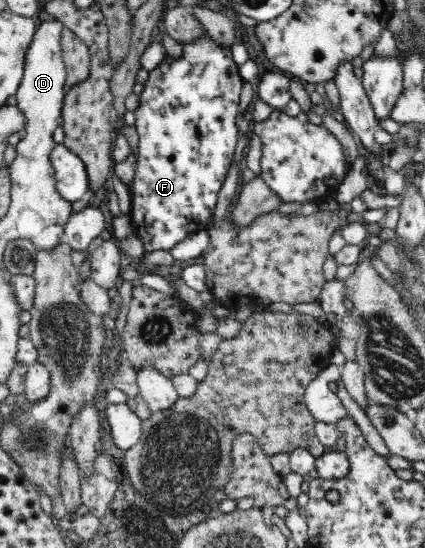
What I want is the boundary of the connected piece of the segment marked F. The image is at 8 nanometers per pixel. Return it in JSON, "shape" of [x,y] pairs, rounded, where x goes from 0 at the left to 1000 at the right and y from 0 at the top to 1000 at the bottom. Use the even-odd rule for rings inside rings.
{"shape":[[[482,58],[475,66],[466,66],[461,73],[447,77],[424,77],[428,86],[428,102],[400,102],[388,99],[386,106],[372,115],[367,124],[353,128],[348,144],[339,150],[334,168],[325,172],[325,193],[315,199],[320,243],[325,243],[325,277],[318,318],[306,334],[301,334],[301,350],[311,361],[311,380],[304,398],[318,429],[334,440],[334,469],[325,471],[329,480],[341,474],[344,465],[367,456],[400,458],[414,445],[428,442],[438,434],[459,425],[489,420],[489,409],[499,400],[513,350],[532,328],[541,296],[546,296],[546,281],[555,270],[562,237],[555,234],[555,208],[560,208],[565,190],[565,162],[569,161],[572,142],[562,135],[562,119],[546,106],[544,86],[525,84],[515,75],[504,73]]]}

